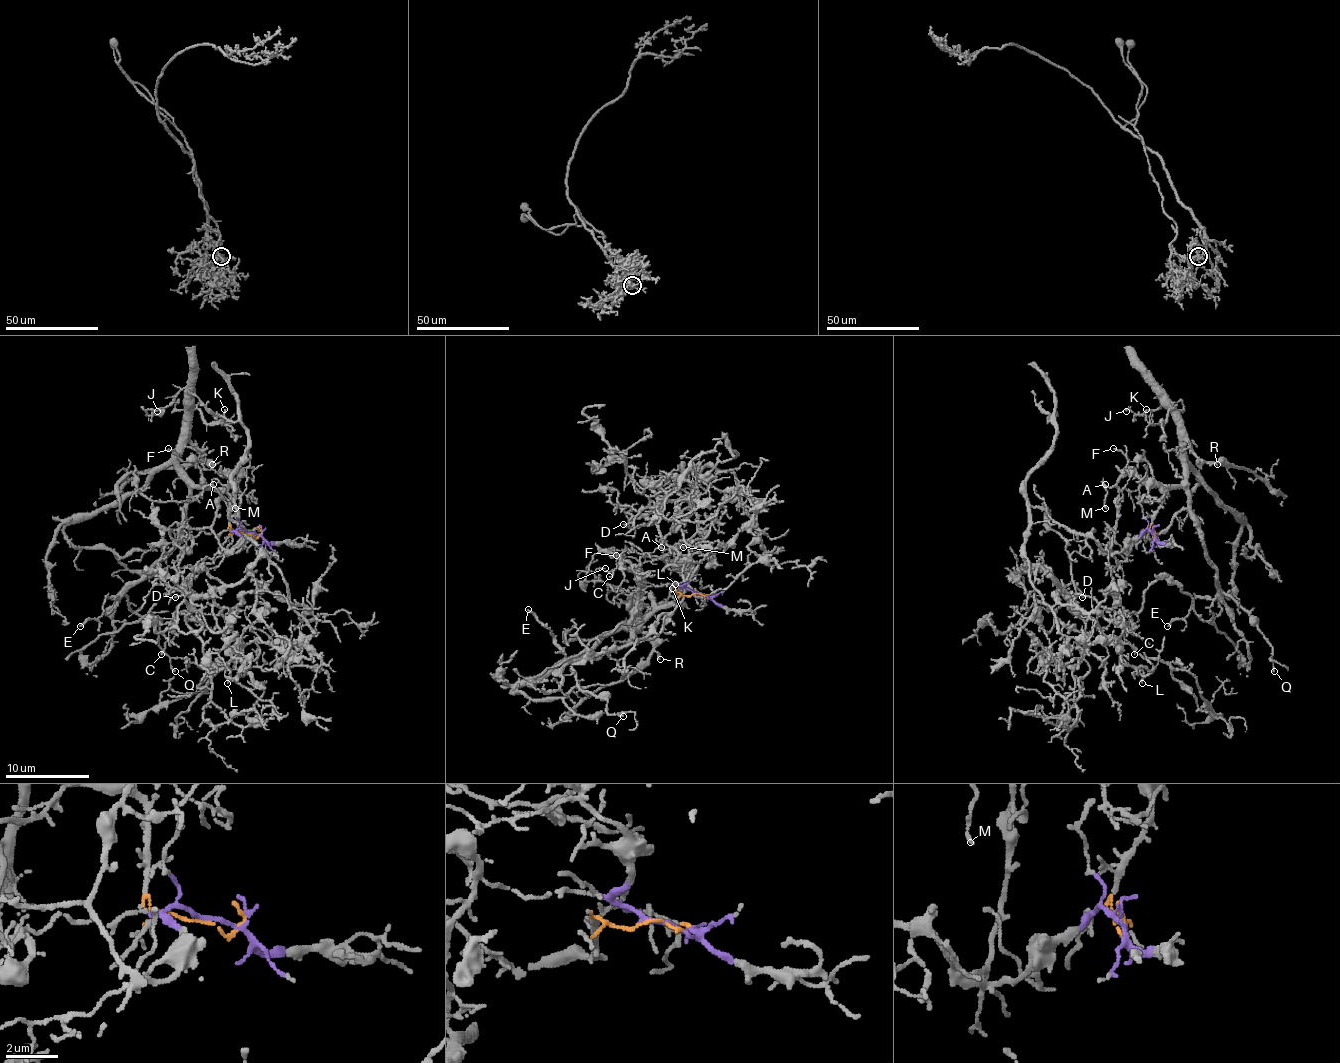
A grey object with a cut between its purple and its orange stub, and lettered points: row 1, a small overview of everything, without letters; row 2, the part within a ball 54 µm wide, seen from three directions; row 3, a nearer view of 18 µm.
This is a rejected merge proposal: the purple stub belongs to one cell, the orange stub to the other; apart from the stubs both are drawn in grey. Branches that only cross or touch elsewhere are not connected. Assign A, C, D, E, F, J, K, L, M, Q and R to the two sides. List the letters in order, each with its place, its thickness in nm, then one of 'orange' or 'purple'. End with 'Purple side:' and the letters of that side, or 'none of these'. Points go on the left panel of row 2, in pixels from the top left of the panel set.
A: (213, 484) | 120 nm | purple
C: (161, 654) | 130 nm | purple
D: (175, 597) | 110 nm | purple
E: (80, 626) | 150 nm | orange
F: (168, 448) | 110 nm | orange
J: (157, 411) | 140 nm | orange
K: (224, 409) | 120 nm | orange
L: (227, 683) | 130 nm | purple
M: (235, 508) | 130 nm | purple
Q: (175, 671) | 110 nm | orange
R: (212, 464) | 130 nm | orange
Purple side: A, C, D, L, M

